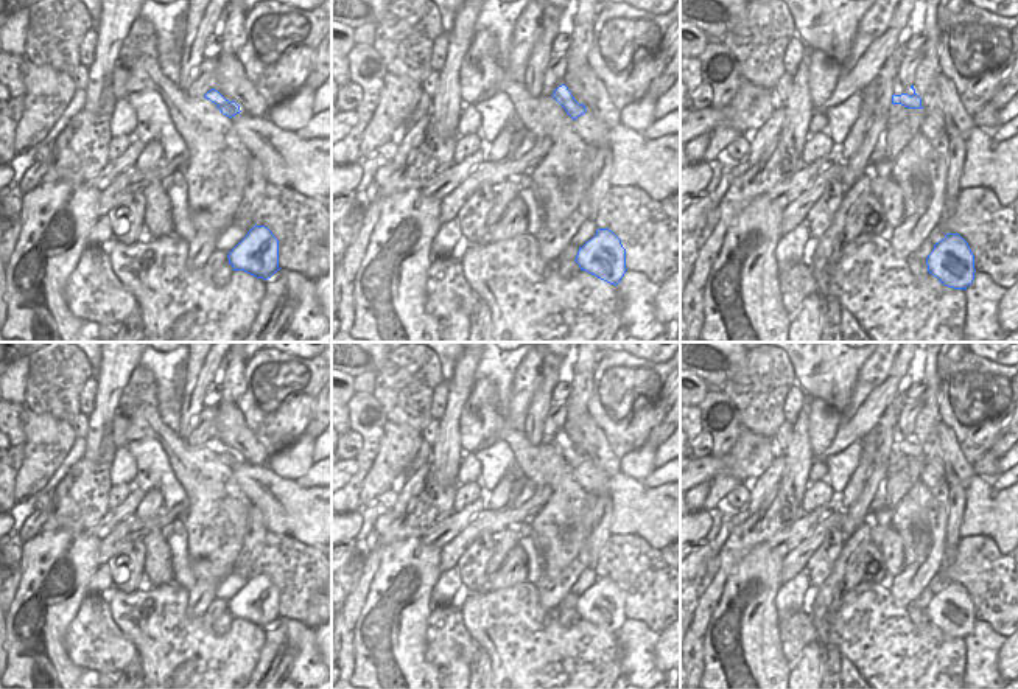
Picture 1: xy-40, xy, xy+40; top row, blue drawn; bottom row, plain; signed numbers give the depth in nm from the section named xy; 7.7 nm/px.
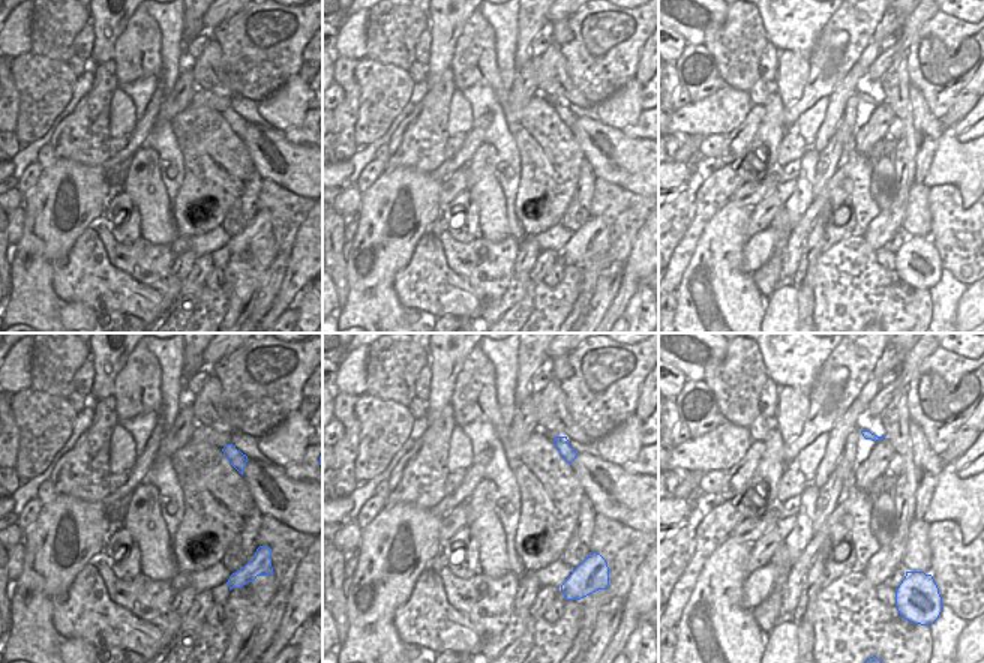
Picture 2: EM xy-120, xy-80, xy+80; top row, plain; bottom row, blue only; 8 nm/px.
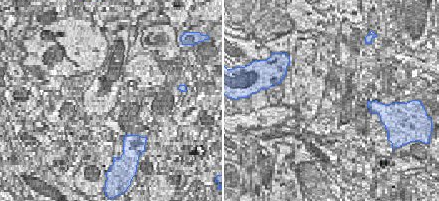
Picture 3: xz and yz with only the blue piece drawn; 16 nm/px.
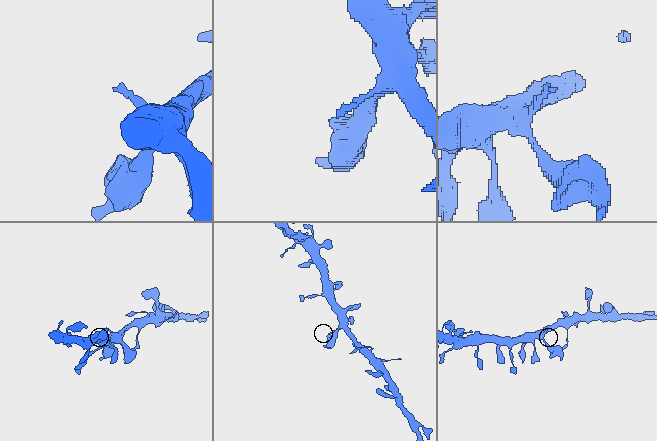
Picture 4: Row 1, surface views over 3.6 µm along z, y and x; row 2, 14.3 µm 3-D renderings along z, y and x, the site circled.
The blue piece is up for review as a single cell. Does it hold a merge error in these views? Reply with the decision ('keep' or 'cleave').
cleave

